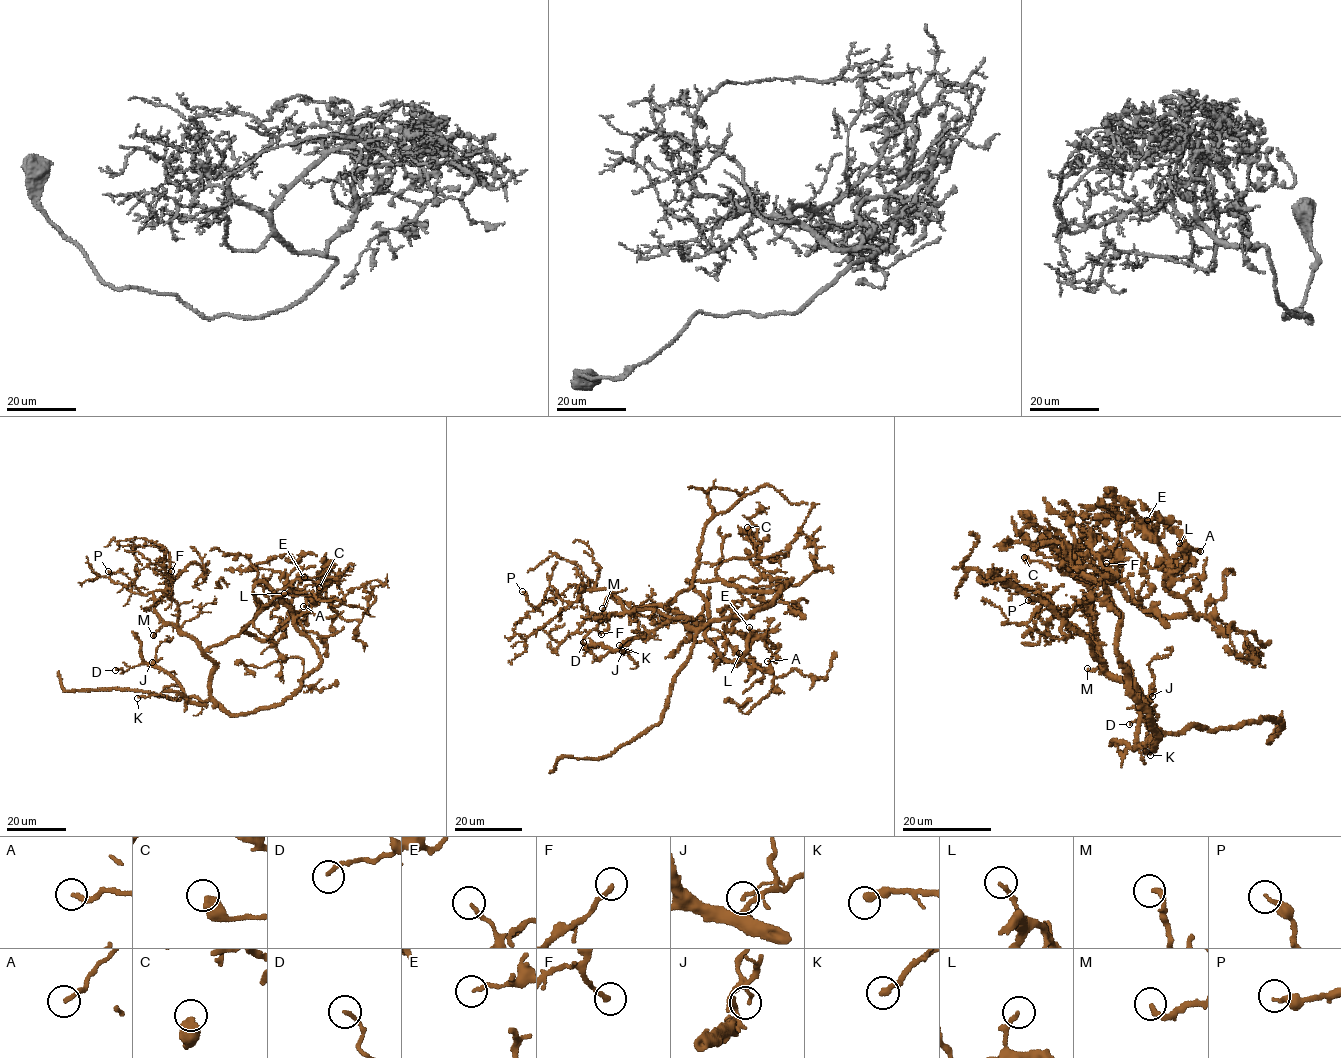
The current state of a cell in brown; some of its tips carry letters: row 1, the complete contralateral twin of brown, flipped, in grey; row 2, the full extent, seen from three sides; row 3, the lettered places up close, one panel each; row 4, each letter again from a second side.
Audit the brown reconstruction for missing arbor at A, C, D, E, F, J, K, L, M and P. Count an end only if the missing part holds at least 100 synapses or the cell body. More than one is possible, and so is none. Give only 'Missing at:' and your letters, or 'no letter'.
Missing at: no letter

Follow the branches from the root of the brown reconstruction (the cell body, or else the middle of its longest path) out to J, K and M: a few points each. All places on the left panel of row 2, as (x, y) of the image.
J: (320, 659), (282, 703), (241, 714), (193, 703), (180, 684), (152, 662)
K: (320, 659), (282, 703), (247, 714), (193, 703), (177, 683), (157, 695), (137, 698)
M: (320, 659), (302, 686), (282, 703), (233, 715), (212, 697), (215, 665), (195, 641), (164, 623), (153, 635)

